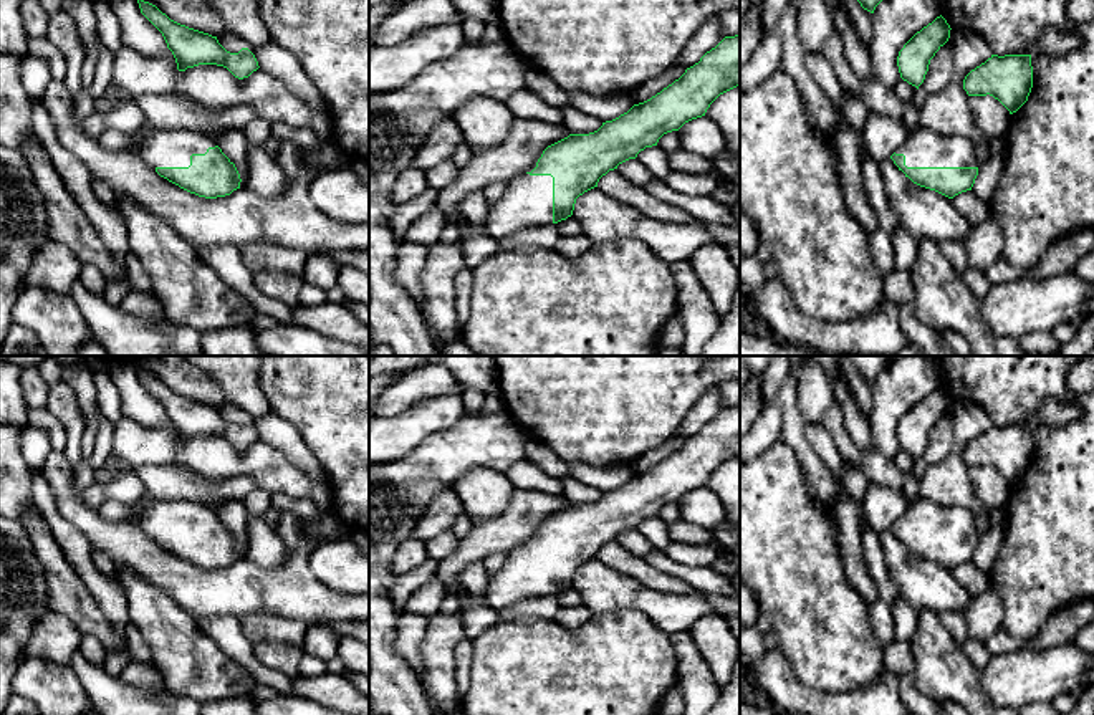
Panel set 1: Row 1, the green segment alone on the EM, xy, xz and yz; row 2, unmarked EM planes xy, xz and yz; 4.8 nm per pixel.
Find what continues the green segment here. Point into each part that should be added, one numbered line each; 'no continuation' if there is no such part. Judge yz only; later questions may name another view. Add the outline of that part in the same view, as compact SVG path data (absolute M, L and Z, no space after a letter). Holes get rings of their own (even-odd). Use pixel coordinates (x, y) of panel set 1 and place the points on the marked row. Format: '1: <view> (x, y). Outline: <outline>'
1: yz (922, 148). Outline: M920 127L909 131L907 137L895 149L895 154L905 156L907 167L980 167L976 144L970 137L943 136Z

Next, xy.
1: xy (159, 148). Outline: M146 129L137 144L137 152L147 166L189 167L192 154L205 154L217 142L204 134L180 129Z

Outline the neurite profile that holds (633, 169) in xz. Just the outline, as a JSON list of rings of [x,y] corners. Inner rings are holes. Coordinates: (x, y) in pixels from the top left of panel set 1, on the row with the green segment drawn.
[[[629,159],[617,166],[617,170],[634,185],[645,189],[654,179],[657,179],[650,170],[647,170],[637,159]]]

